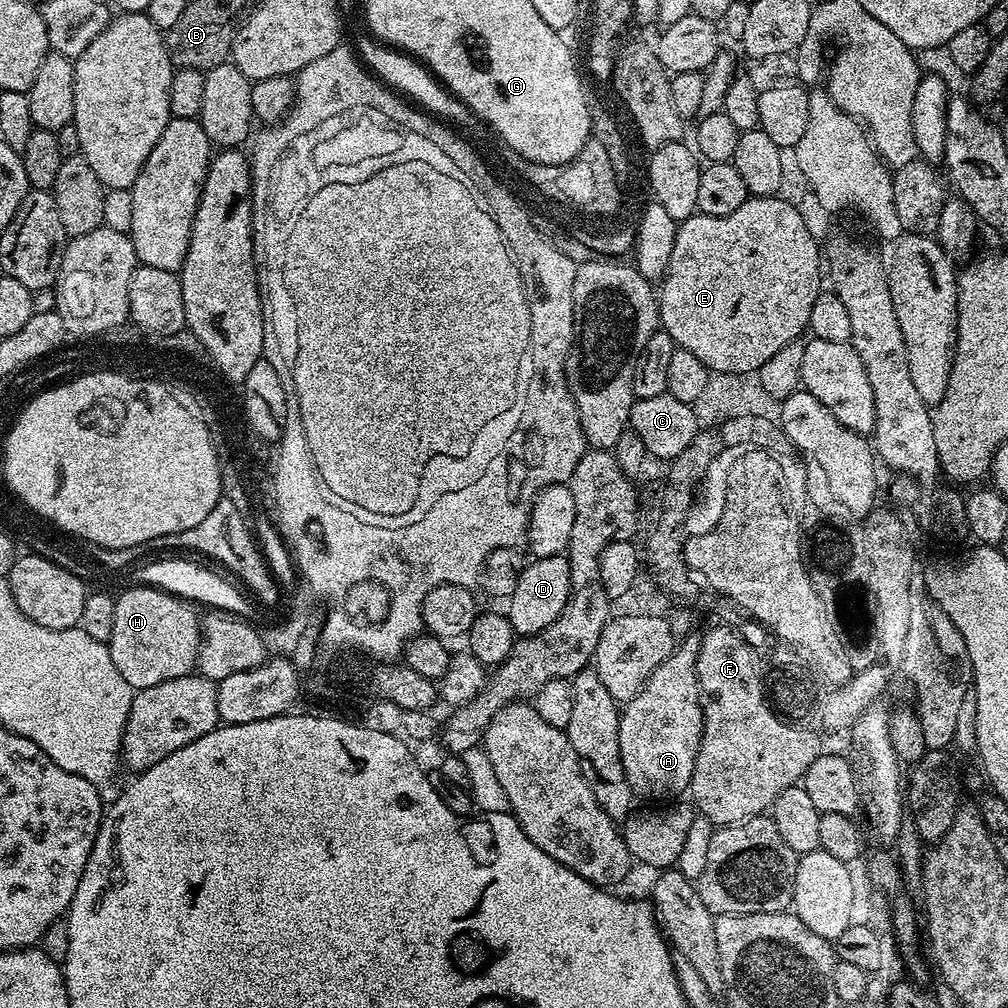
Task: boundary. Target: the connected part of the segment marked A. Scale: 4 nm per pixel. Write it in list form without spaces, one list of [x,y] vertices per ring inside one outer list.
[[[688,634],[682,642],[677,643],[671,655],[663,660],[652,672],[650,678],[643,684],[642,690],[634,699],[627,701],[621,709],[621,716],[619,720],[619,757],[622,758],[623,773],[626,774],[627,782],[631,786],[633,795],[637,797],[652,798],[654,802],[662,802],[667,798],[672,798],[678,795],[682,790],[687,791],[691,785],[693,770],[696,769],[697,754],[700,752],[701,734],[704,729],[704,709],[703,697],[700,694],[700,684],[697,682],[697,654],[700,653],[701,635]]]

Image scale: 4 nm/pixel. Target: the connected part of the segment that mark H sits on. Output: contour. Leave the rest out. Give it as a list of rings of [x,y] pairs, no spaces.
[[[135,586],[116,596],[114,606],[114,630],[110,634],[107,645],[110,658],[114,658],[114,666],[118,666],[118,674],[126,678],[133,690],[149,688],[158,682],[166,682],[174,678],[189,675],[196,667],[196,655],[200,649],[201,621],[191,612],[189,605],[177,596],[172,596],[160,588]]]

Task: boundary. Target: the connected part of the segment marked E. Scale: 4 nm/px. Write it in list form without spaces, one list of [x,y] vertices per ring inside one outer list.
[[[783,195],[774,196],[749,196],[746,202],[742,202],[742,206],[738,206],[738,210],[734,210],[734,214],[726,214],[725,216],[701,216],[699,214],[679,221],[676,226],[676,237],[674,238],[674,250],[670,250],[670,262],[666,266],[662,279],[658,284],[658,303],[660,305],[660,328],[670,334],[670,338],[676,343],[677,348],[685,348],[690,350],[690,354],[694,354],[694,358],[702,358],[702,362],[712,372],[729,372],[730,374],[749,374],[759,373],[762,362],[768,361],[777,350],[782,350],[782,346],[786,346],[792,340],[799,340],[808,332],[808,323],[810,322],[810,309],[814,306],[814,298],[818,298],[818,294],[822,291],[822,248],[818,243],[816,245],[816,236],[808,229],[808,224],[804,221],[804,216],[791,204],[788,200],[783,200]]]

